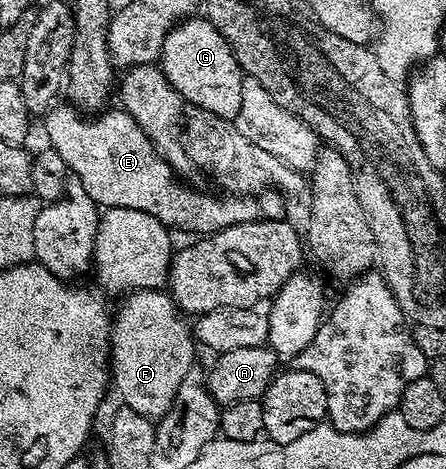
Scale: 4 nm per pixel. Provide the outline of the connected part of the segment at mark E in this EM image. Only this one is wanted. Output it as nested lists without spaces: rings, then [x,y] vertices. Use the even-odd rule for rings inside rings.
[[[69,104],[54,108],[44,118],[49,145],[60,152],[69,173],[99,208],[136,208],[148,212],[148,216],[156,216],[167,228],[179,226],[182,230],[195,230],[198,236],[215,234],[232,224],[259,221],[260,215],[266,220],[278,220],[285,215],[282,214],[286,210],[283,195],[274,188],[262,191],[257,197],[217,198],[178,182],[175,167],[154,147],[144,128],[121,108],[107,109],[89,120],[84,120]],[[258,210],[262,214],[258,214]]]

